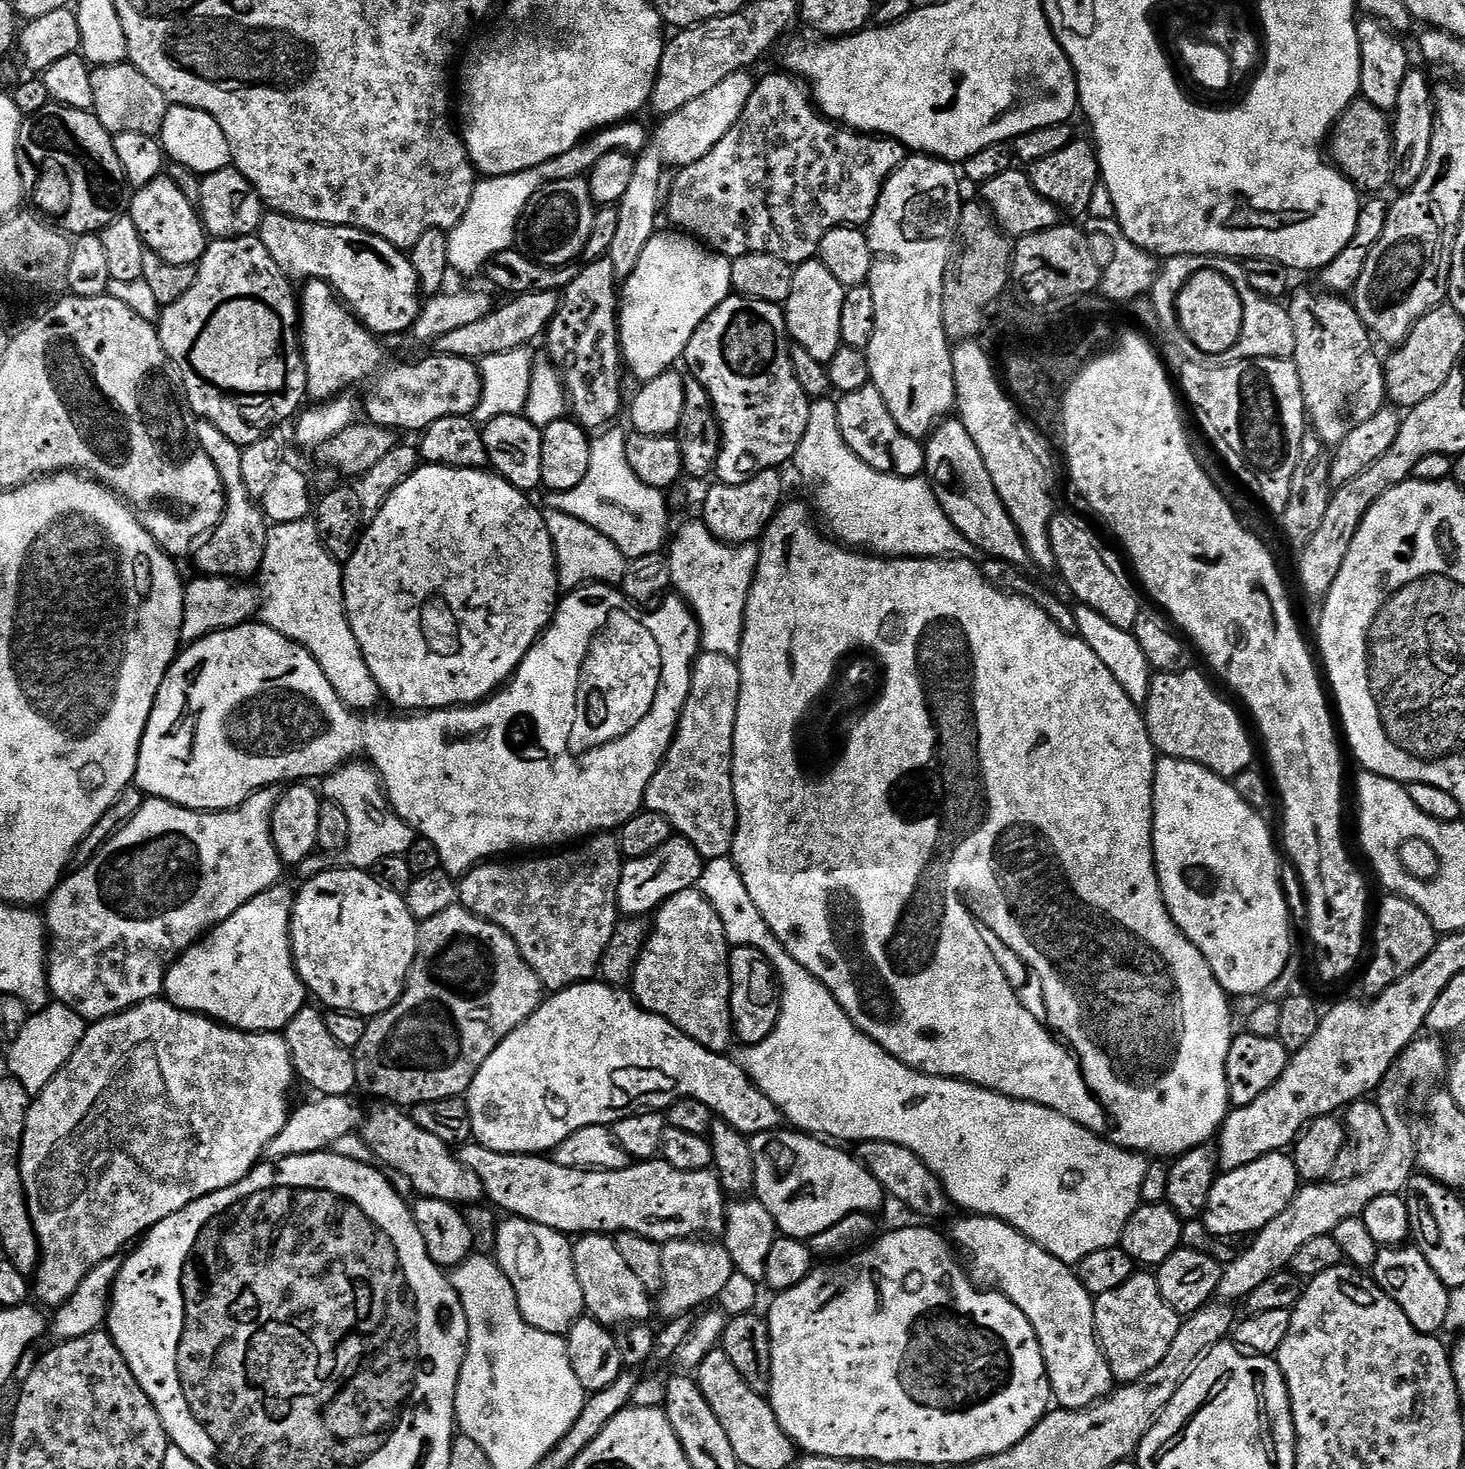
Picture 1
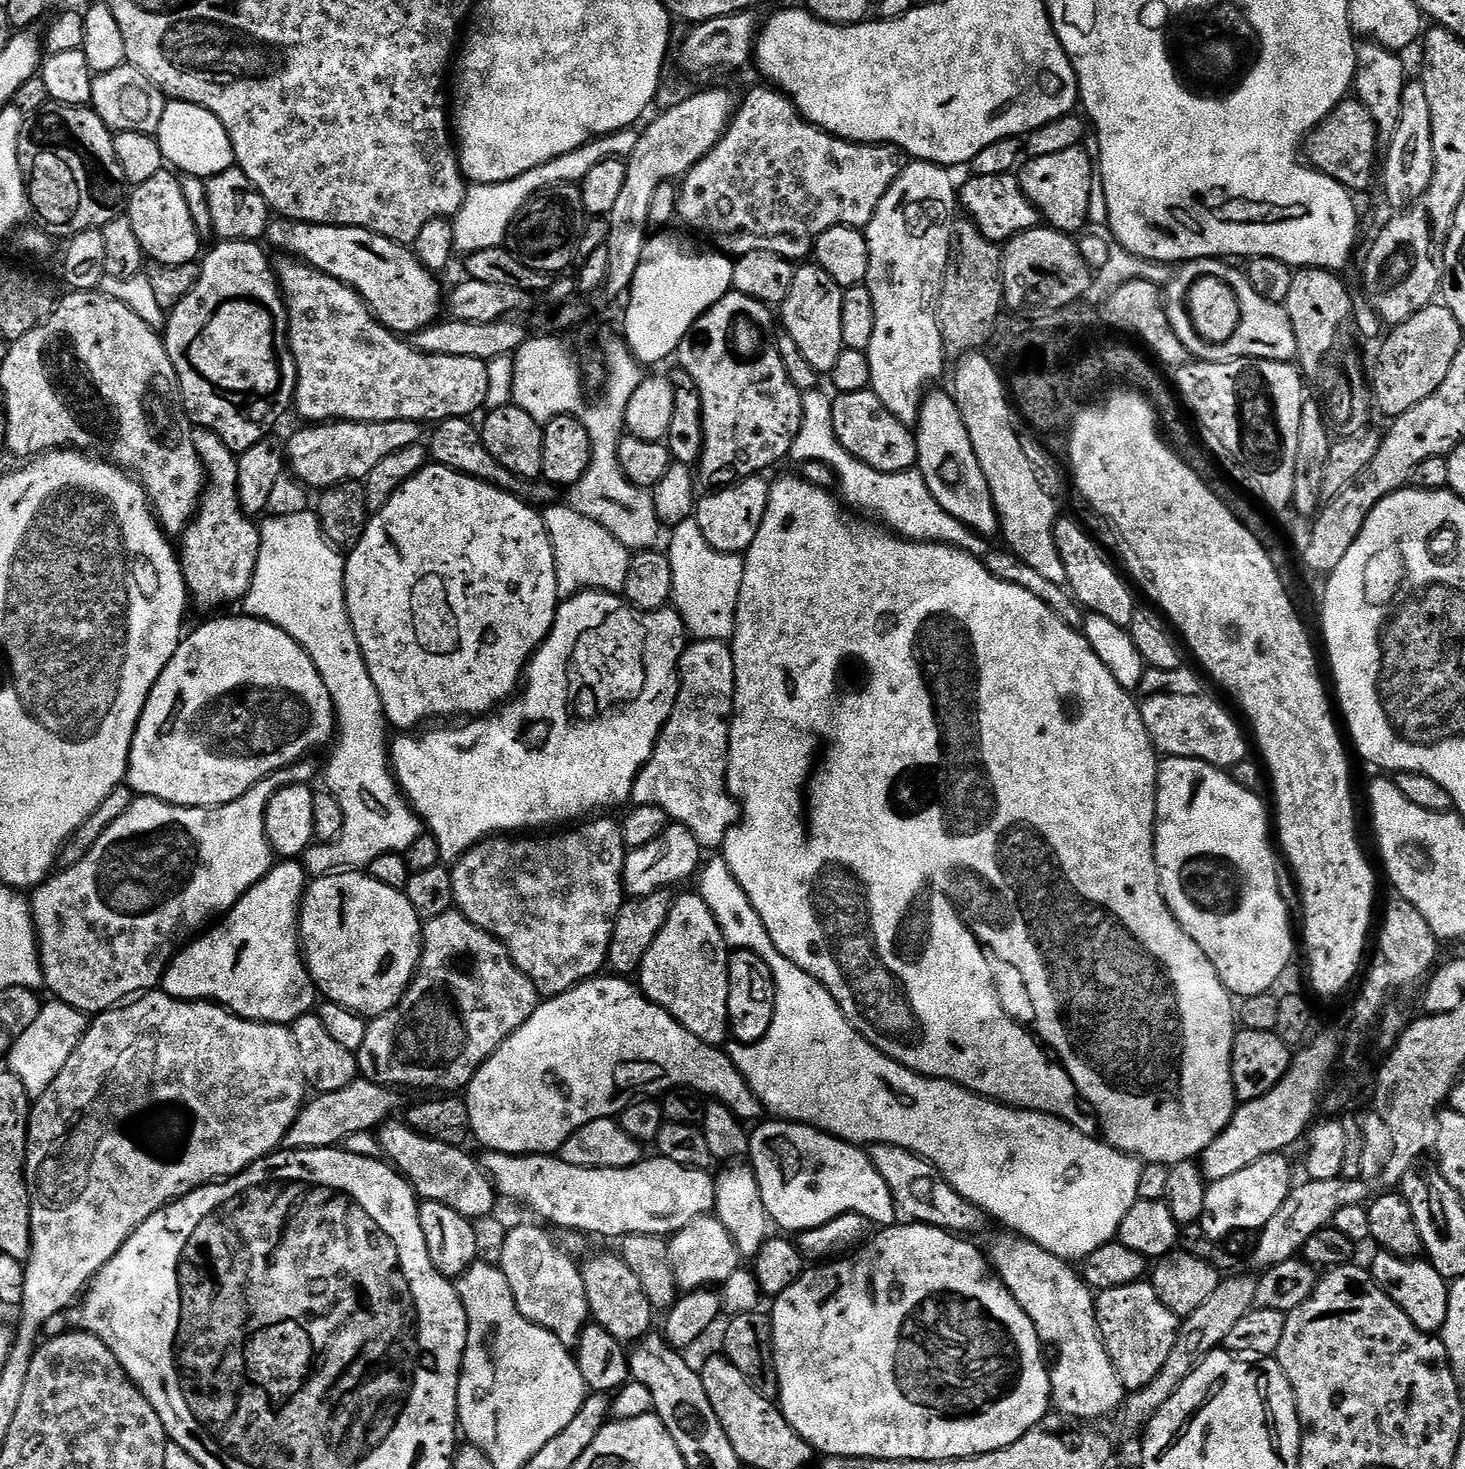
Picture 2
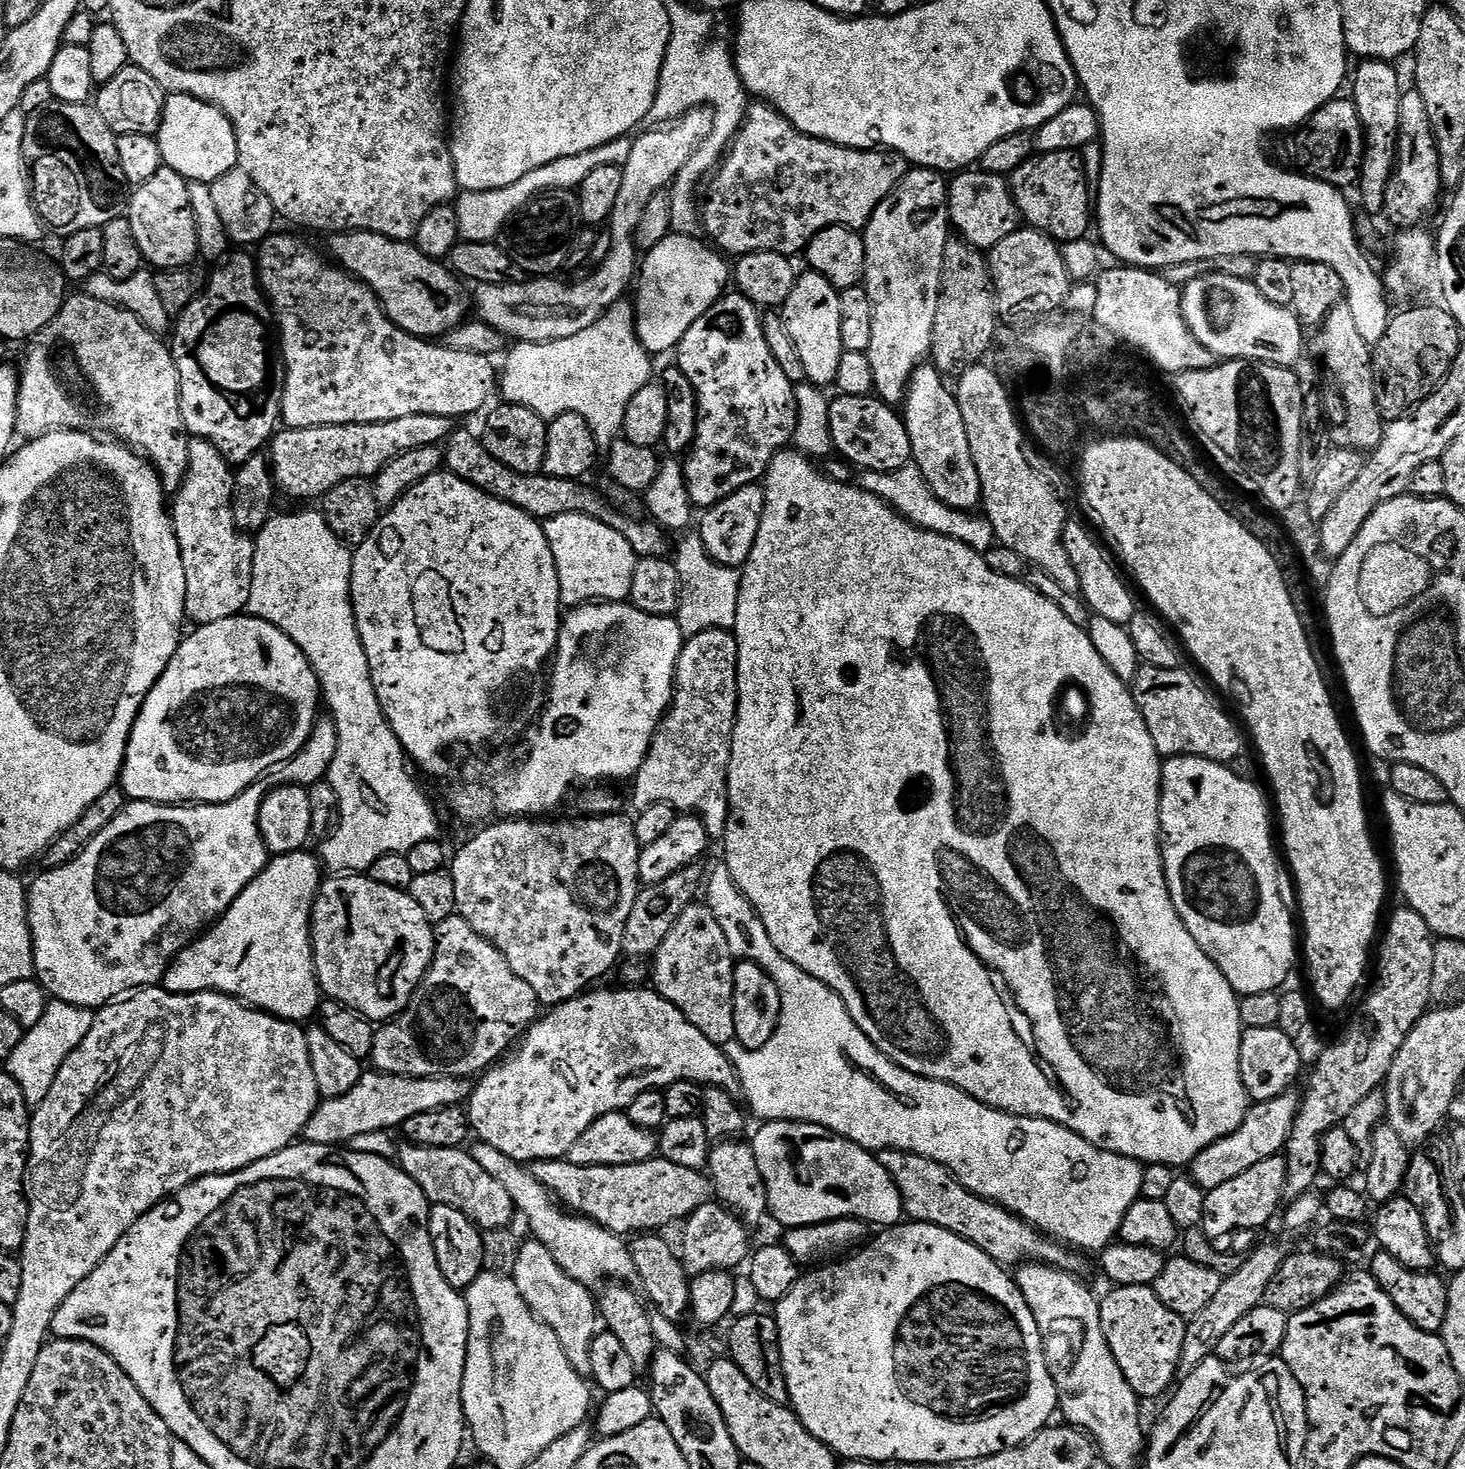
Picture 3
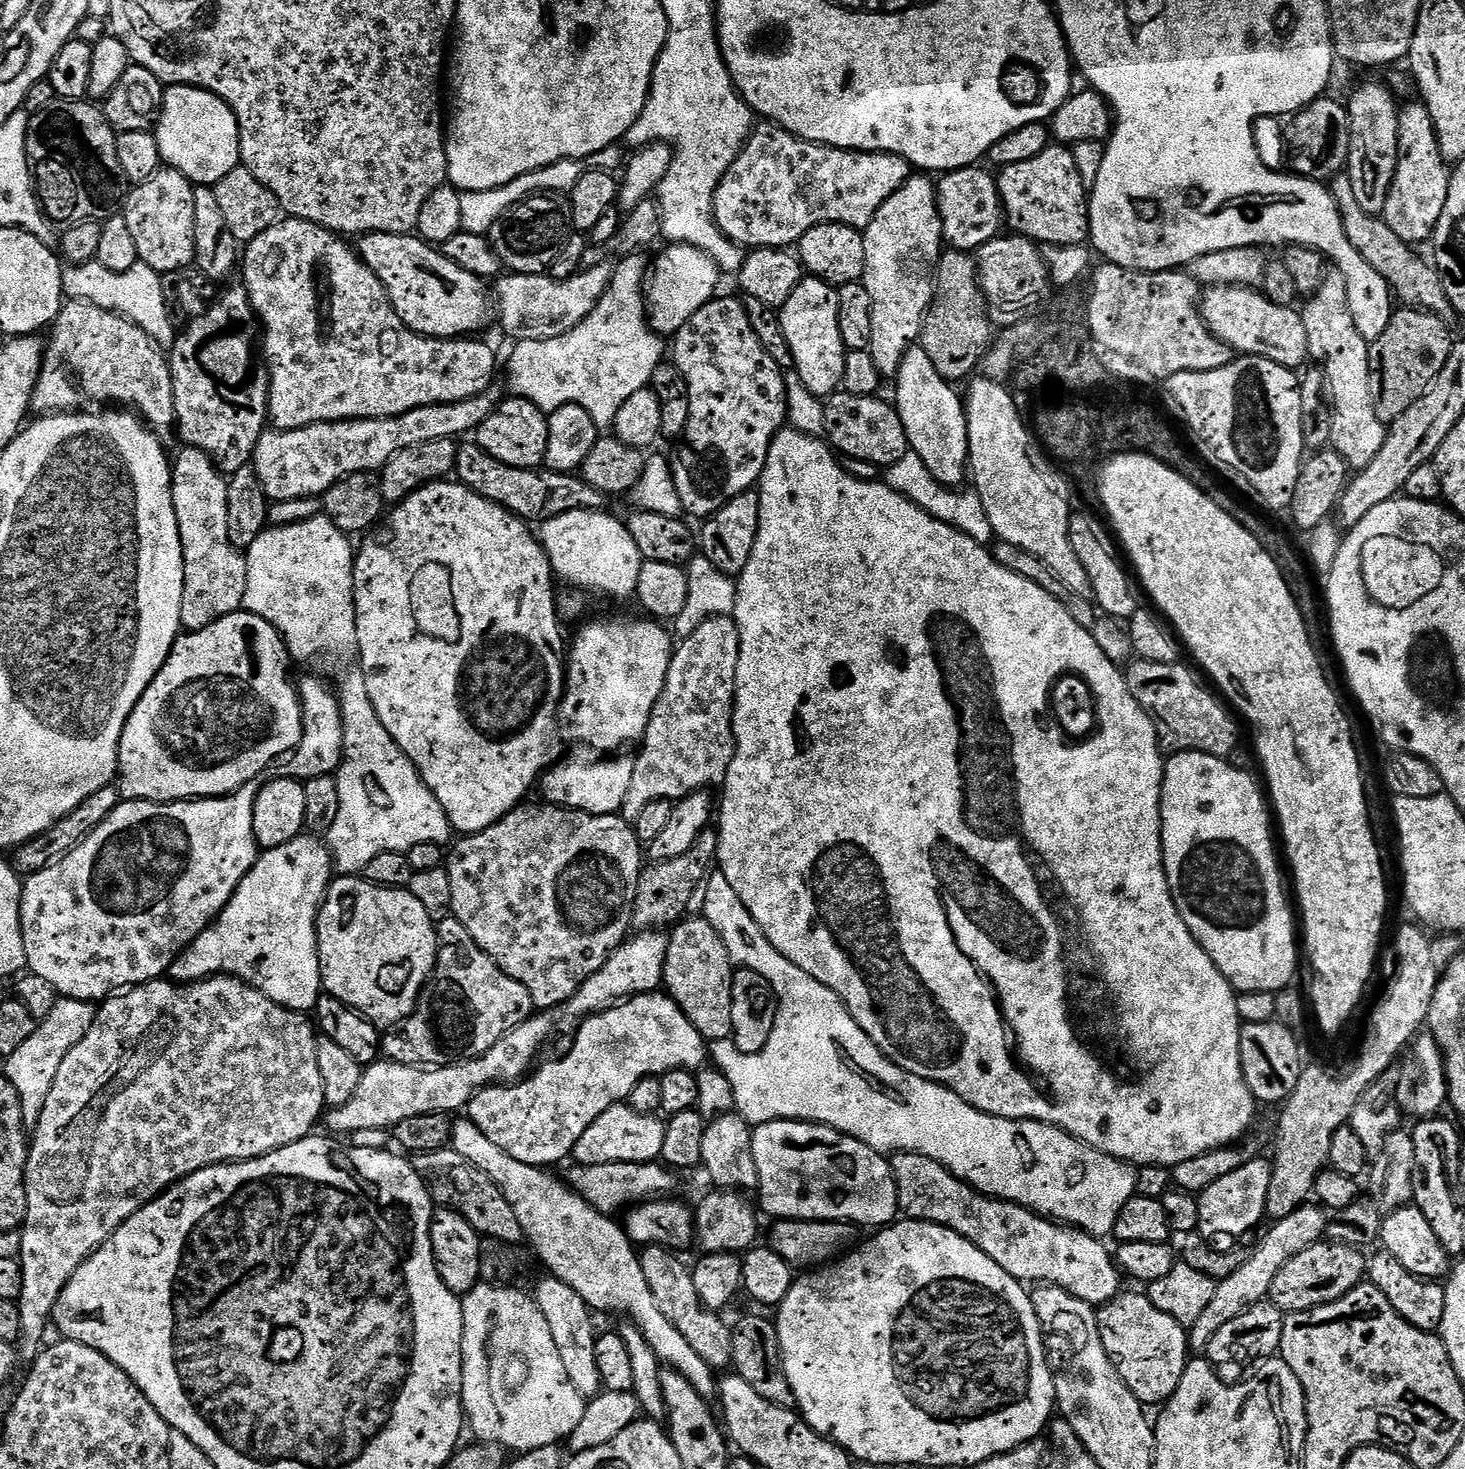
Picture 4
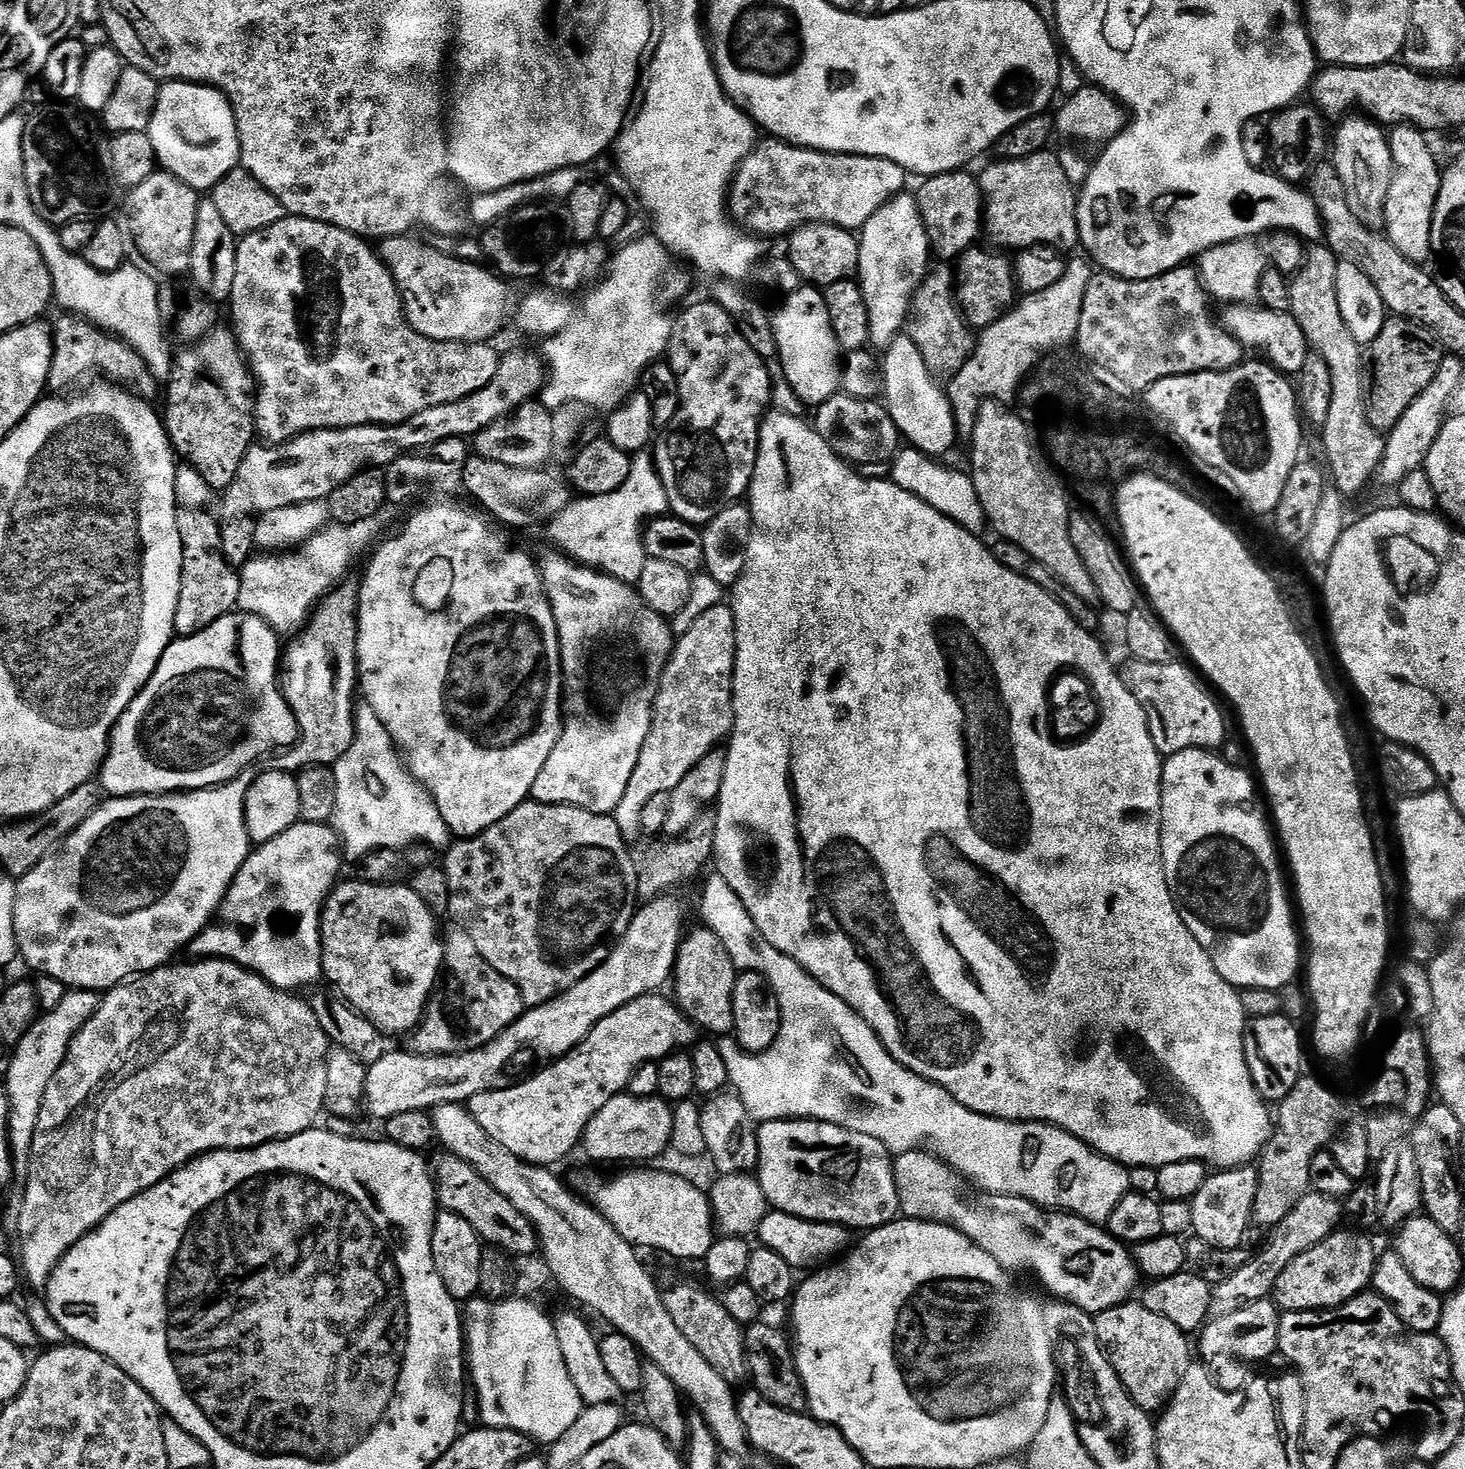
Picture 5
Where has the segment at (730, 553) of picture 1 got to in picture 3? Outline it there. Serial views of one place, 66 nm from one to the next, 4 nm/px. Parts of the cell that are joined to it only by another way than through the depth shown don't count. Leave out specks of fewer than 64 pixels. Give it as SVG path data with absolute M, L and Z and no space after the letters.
M696 534L686 537L677 548L675 545L674 563L680 575L680 605L675 617L684 637L697 636L702 630L714 628L735 629L741 573L714 562Z

